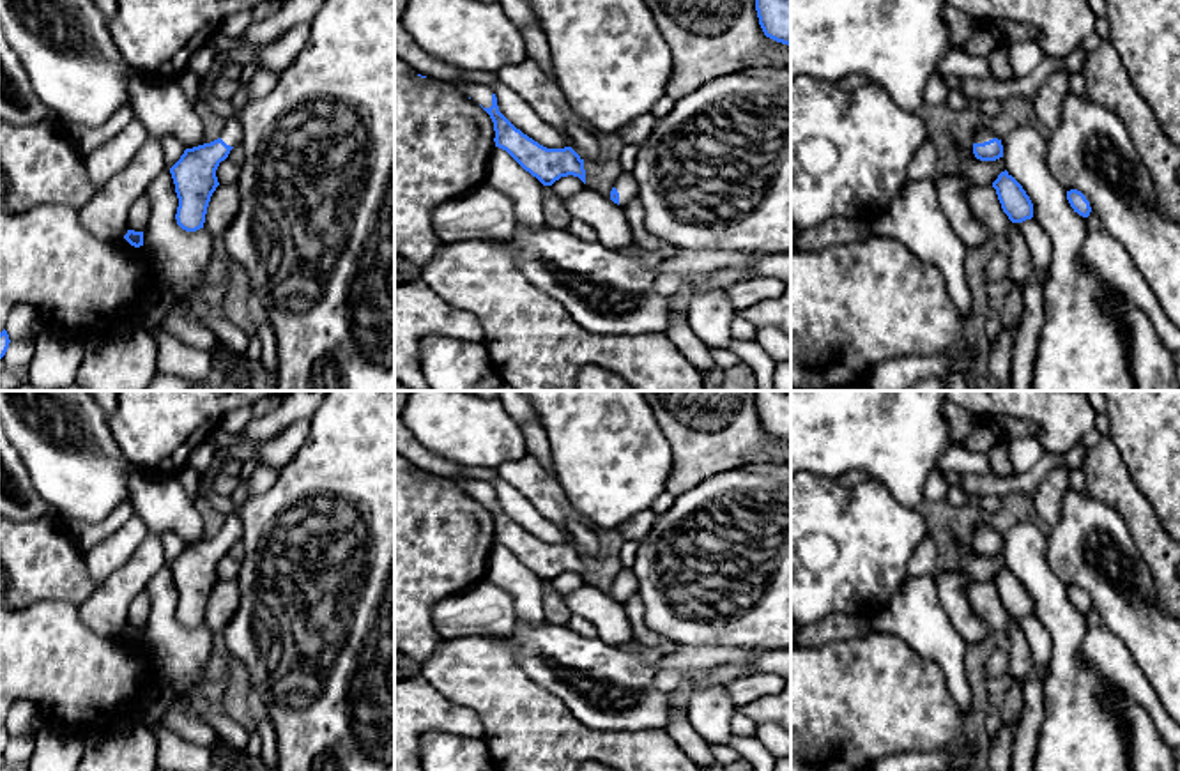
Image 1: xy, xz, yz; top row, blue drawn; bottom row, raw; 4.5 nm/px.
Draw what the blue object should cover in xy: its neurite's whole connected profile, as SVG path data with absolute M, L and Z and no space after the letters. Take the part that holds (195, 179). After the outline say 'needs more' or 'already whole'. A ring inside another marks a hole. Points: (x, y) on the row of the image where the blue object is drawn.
M226 118L218 140L186 149L170 168L179 198L175 219L182 230L203 228L211 196L219 186L216 170L239 143L242 143L241 124L235 118Z; needs more

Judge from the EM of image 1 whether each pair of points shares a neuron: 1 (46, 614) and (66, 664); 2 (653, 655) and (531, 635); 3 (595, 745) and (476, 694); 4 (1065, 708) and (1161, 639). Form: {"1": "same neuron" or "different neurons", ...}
{"1": "same neuron", "2": "same neuron", "3": "same neuron", "4": "different neurons"}

